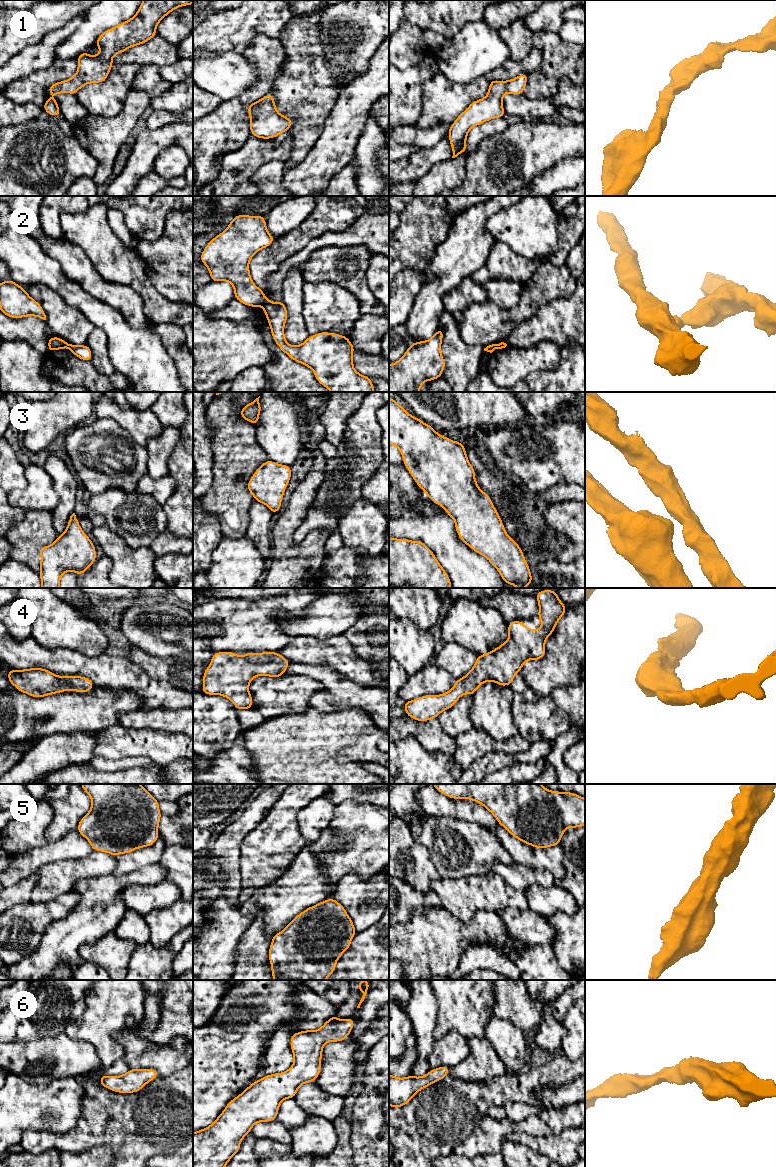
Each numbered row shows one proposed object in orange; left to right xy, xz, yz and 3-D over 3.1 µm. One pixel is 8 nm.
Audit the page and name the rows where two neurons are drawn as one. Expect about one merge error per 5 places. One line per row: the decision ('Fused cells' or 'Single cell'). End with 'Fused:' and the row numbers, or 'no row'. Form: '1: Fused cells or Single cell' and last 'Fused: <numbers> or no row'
1: Single cell
2: Fused cells
3: Single cell
4: Single cell
5: Single cell
6: Single cell
Fused: 2

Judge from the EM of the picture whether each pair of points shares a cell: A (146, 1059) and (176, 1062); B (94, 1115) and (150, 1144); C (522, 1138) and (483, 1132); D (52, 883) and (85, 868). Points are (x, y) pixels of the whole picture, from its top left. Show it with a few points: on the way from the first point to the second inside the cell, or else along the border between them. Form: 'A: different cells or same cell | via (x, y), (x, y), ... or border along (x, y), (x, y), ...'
A: same cell | via (153, 1059), (169, 1059)
B: same cell | via (108, 1118), (129, 1123), (136, 1130)
C: different cells | border along (509, 1130), (504, 1137), (504, 1141)
D: same cell | via (60, 877), (71, 870), (77, 869)

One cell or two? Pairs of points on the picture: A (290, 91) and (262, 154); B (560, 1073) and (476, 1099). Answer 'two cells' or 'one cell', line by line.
A: two cells
B: one cell

